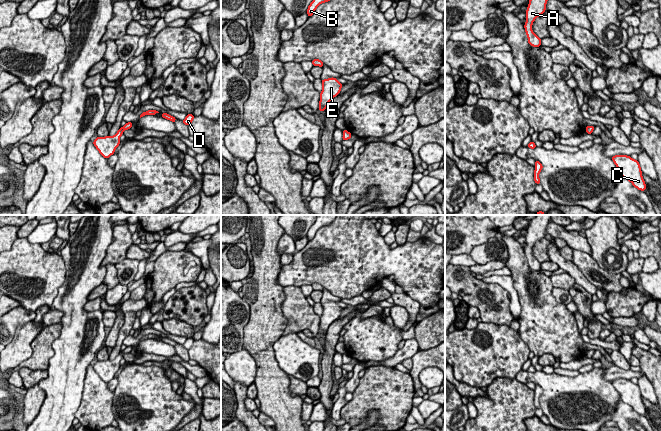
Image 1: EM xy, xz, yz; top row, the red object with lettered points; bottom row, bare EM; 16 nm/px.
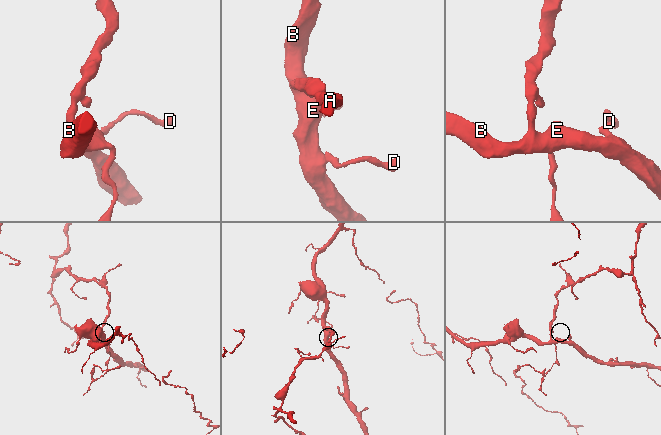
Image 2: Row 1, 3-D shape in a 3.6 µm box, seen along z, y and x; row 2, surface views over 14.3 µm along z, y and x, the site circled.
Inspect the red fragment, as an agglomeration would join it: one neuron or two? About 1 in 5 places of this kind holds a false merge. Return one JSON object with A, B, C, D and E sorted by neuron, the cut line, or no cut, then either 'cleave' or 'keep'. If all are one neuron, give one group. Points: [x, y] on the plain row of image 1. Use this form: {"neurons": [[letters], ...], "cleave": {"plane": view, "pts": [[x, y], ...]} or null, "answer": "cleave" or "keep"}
{"neurons": [["A", "B", "C", "D", "E"]], "cleave": null, "answer": "keep"}

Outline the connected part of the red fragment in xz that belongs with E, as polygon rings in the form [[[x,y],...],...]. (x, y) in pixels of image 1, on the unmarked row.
[[[328,302],[321,304],[323,313],[320,317],[319,334],[323,336],[326,334],[328,327],[341,315],[341,308],[336,302]]]

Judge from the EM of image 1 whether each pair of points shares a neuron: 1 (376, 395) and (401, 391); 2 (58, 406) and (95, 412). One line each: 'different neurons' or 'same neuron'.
1: same neuron
2: different neurons

